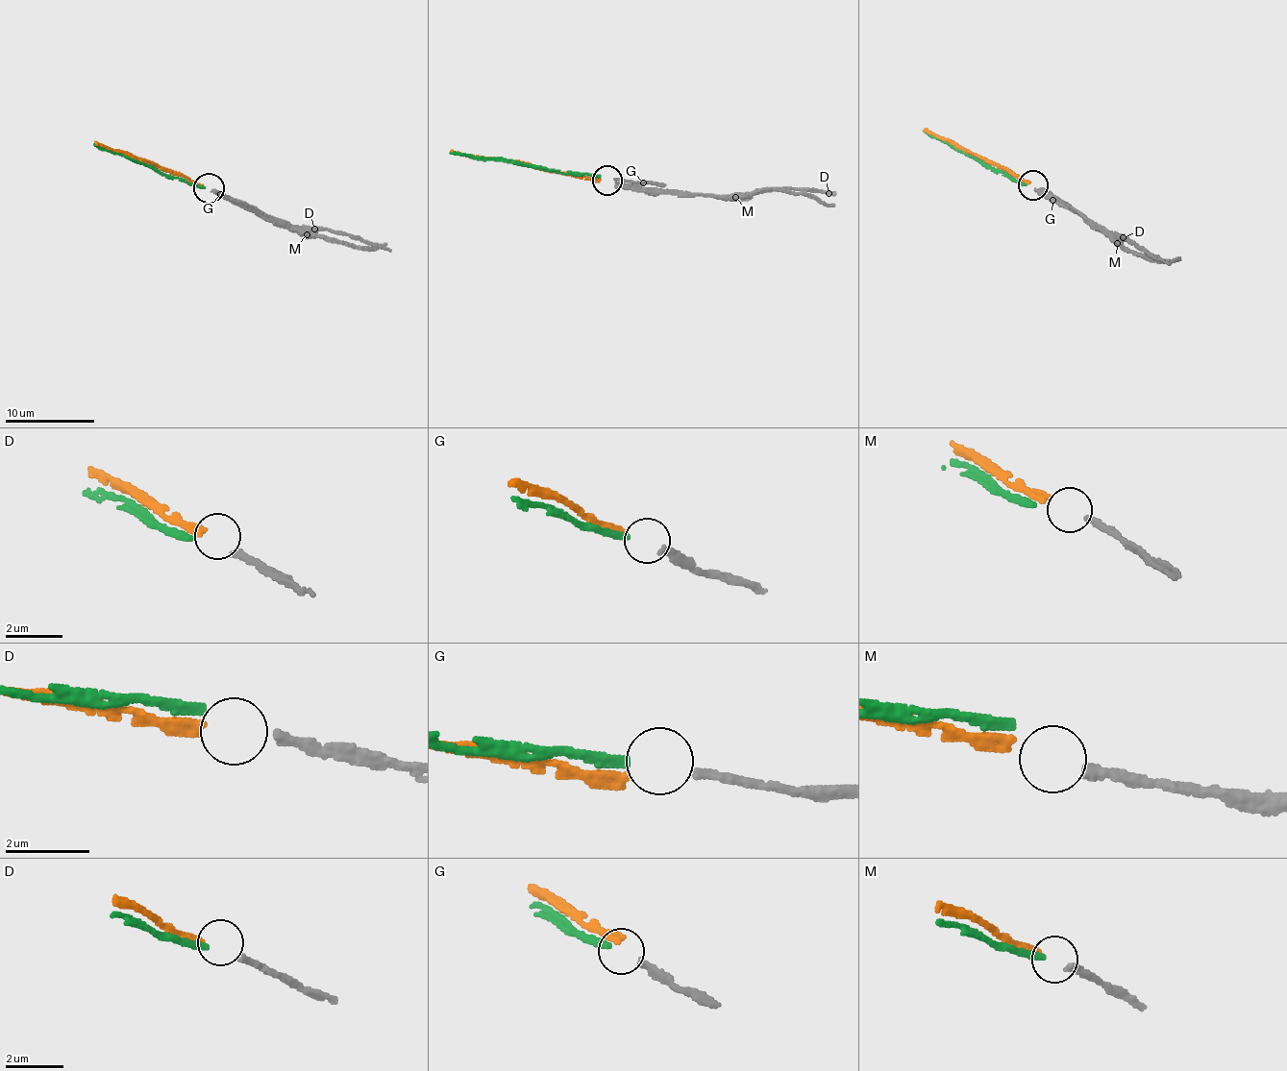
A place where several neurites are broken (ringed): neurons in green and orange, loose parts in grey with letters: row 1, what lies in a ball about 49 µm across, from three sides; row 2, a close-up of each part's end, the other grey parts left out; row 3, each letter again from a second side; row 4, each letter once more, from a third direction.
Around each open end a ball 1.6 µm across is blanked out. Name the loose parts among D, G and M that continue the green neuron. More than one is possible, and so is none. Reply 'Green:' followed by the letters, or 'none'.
Green: G

